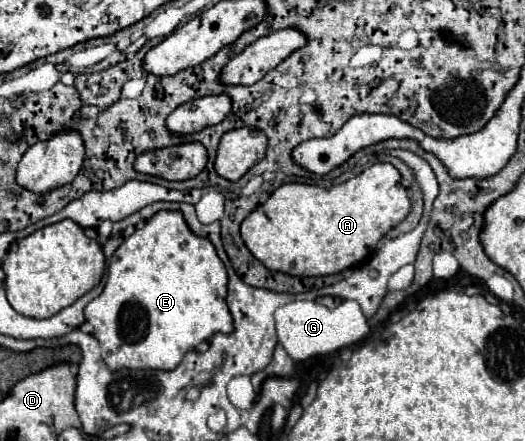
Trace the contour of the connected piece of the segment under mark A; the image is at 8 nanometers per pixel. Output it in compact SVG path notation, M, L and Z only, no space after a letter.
M375 163L343 185L323 189L305 183L285 183L271 193L271 197L251 211L241 223L241 237L257 261L271 271L281 271L295 277L317 277L341 273L349 267L361 265L379 239L395 225L399 225L411 211L407 191L401 187L401 175L391 163Z

